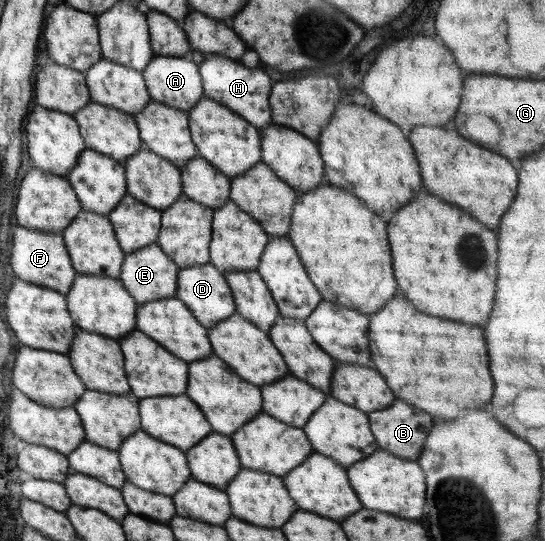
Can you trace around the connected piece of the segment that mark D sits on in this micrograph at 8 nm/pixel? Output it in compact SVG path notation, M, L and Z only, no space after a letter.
M210 263L179 269L174 297L187 307L191 315L199 321L199 325L203 325L205 329L213 327L216 323L236 313L233 296L224 275Z

